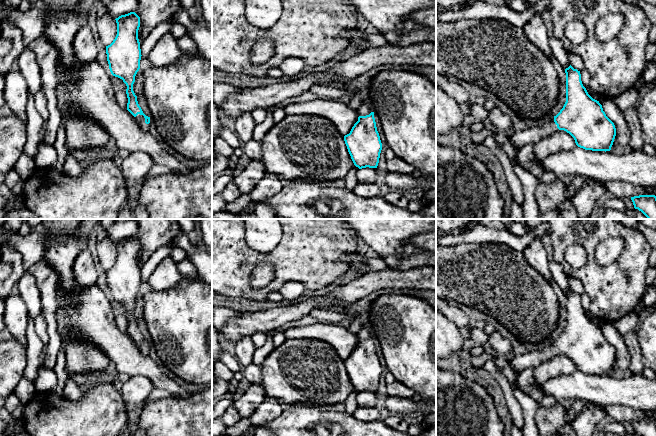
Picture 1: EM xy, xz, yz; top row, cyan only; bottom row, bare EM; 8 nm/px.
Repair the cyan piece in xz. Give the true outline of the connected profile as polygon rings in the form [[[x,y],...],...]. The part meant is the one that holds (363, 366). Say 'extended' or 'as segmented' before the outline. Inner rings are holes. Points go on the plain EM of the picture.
extended | [[[363,326],[357,335],[360,340],[350,357],[344,360],[345,368],[356,391],[377,392],[382,367],[372,330],[369,326]]]

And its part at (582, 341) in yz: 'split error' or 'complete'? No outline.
split error

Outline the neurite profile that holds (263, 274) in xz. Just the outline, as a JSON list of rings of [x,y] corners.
[[[259,263],[251,271],[250,286],[254,289],[269,285],[275,278],[275,267],[271,263]]]

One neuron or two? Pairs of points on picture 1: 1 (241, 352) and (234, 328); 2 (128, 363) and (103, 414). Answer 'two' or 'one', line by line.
1: two
2: two

